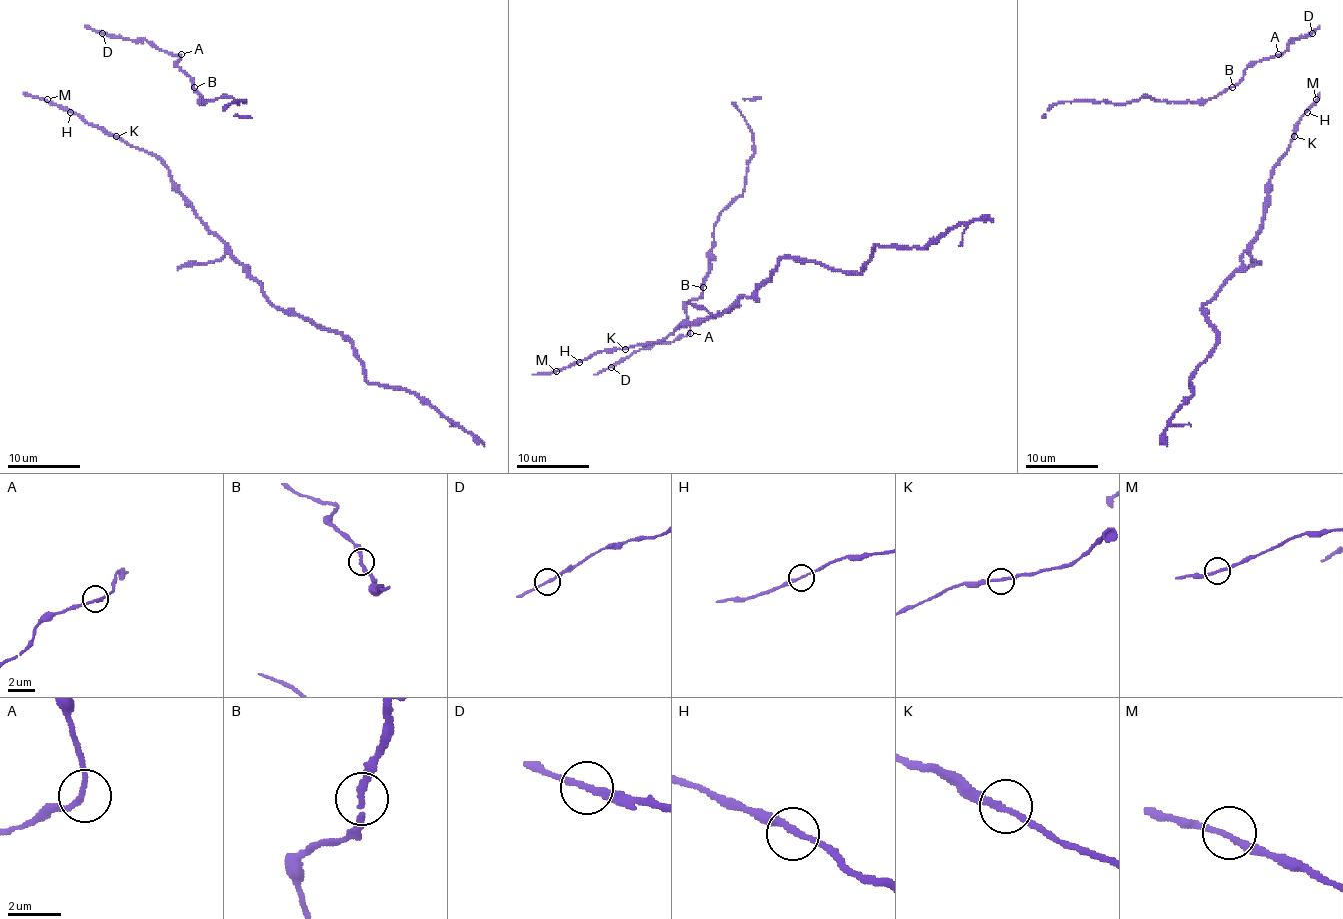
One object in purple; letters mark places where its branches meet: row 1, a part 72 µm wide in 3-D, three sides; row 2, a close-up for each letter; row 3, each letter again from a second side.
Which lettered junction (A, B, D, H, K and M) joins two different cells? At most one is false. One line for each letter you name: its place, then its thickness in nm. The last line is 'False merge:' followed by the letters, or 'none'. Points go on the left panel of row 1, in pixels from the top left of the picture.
False merge: none

